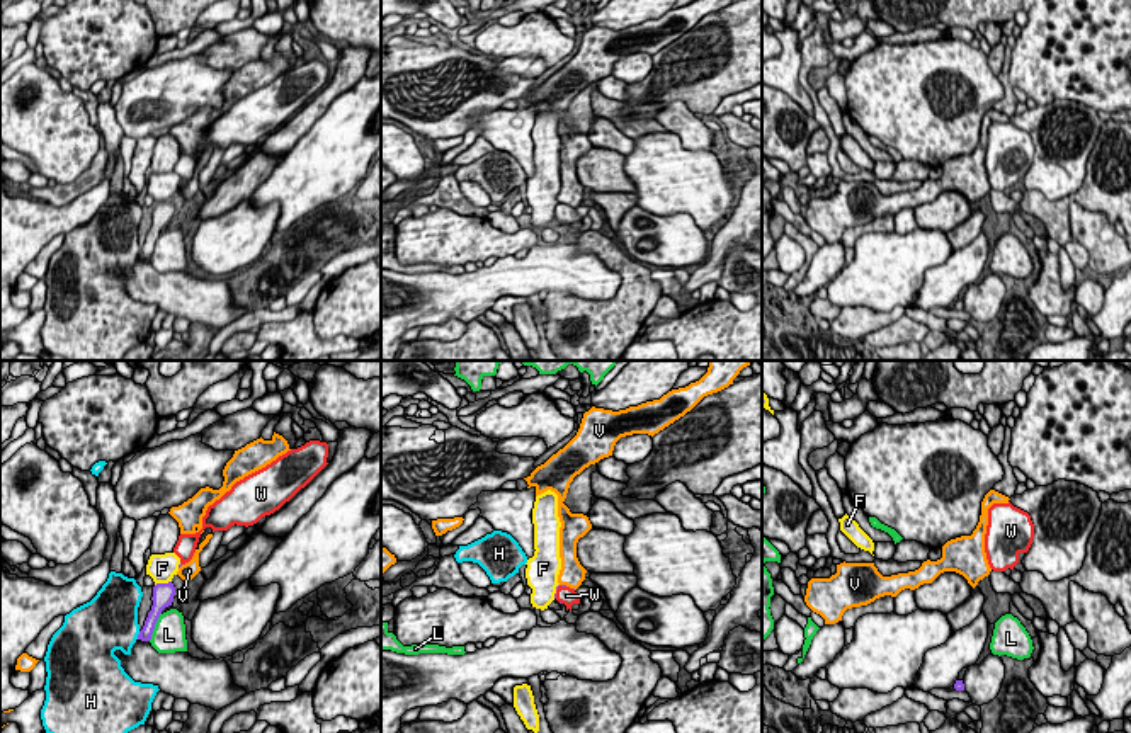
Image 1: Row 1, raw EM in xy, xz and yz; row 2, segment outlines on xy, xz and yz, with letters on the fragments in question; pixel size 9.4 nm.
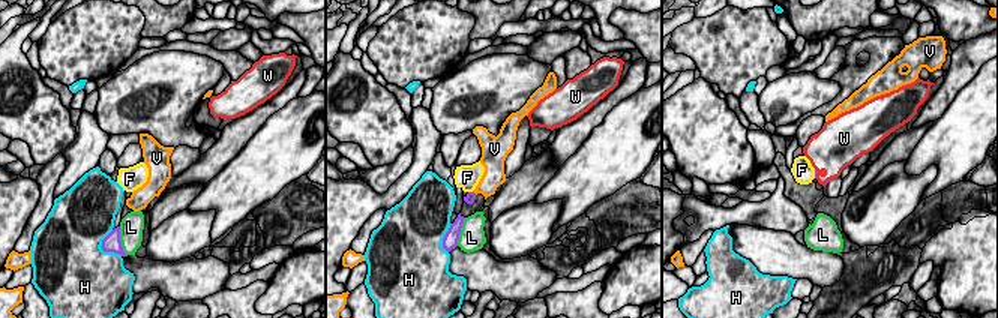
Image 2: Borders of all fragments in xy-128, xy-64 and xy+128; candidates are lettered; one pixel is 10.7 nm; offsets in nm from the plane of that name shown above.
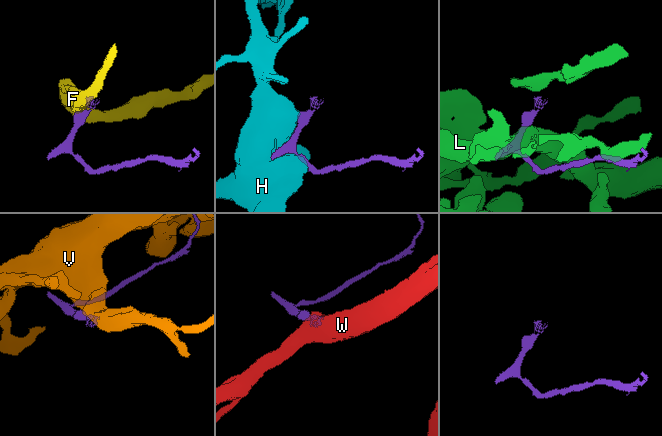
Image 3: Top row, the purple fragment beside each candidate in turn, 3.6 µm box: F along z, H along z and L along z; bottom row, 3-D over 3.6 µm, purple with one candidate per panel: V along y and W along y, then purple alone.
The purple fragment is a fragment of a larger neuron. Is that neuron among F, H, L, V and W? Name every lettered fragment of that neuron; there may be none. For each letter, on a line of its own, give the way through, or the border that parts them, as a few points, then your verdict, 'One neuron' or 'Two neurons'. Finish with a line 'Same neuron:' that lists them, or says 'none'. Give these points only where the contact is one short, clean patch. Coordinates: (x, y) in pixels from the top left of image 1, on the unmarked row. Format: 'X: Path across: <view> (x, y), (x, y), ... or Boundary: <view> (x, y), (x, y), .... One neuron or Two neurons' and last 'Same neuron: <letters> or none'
F: Boundary: xy (170, 199), (155, 204). Two neurons
H: Two neurons
L: Two neurons
V: Two neurons
W: Path across: xz (558, 204), (567, 215). One neuron
Same neuron: W

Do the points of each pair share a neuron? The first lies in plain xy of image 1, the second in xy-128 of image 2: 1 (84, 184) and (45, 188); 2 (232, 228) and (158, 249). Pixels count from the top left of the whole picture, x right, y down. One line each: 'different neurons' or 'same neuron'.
1: same neuron
2: same neuron

